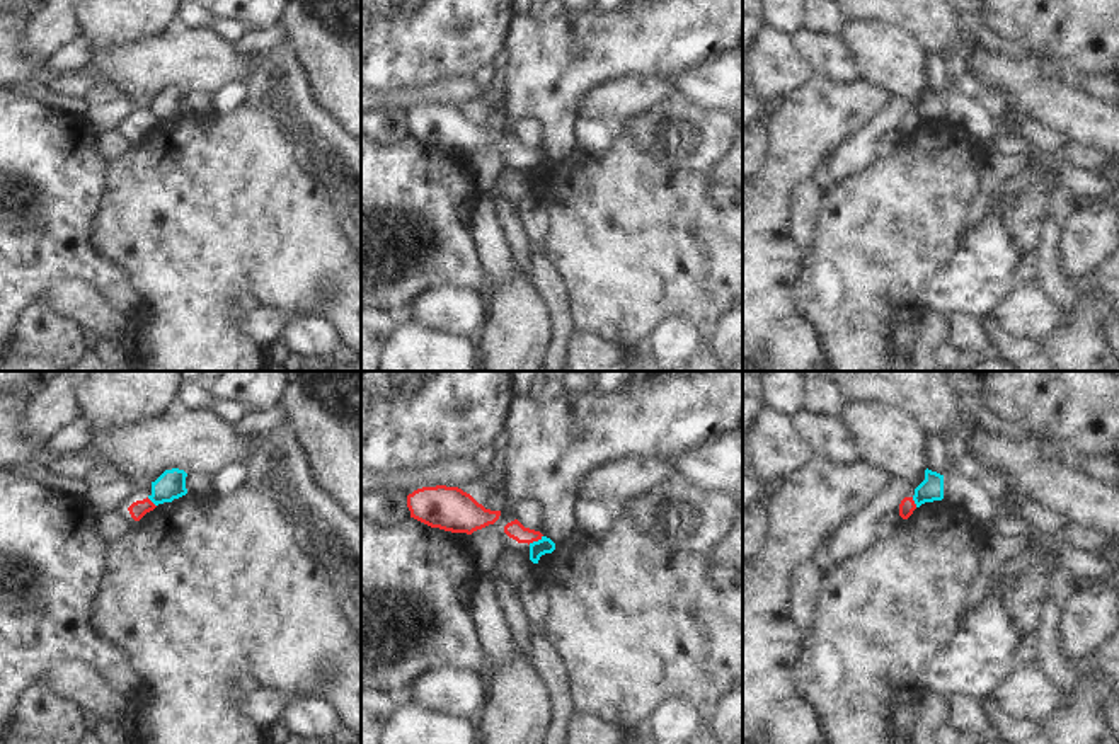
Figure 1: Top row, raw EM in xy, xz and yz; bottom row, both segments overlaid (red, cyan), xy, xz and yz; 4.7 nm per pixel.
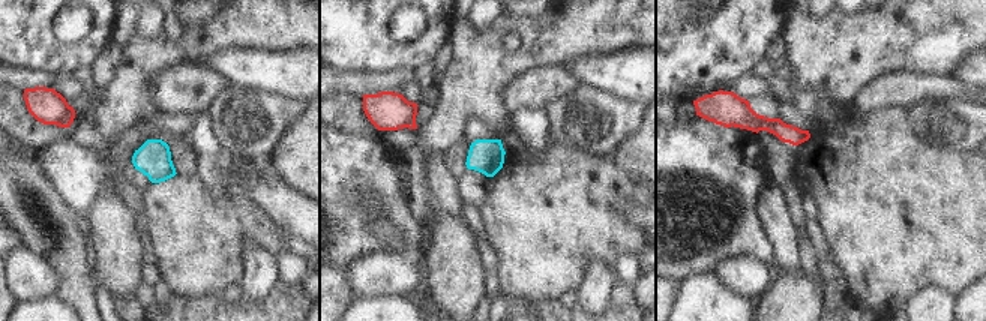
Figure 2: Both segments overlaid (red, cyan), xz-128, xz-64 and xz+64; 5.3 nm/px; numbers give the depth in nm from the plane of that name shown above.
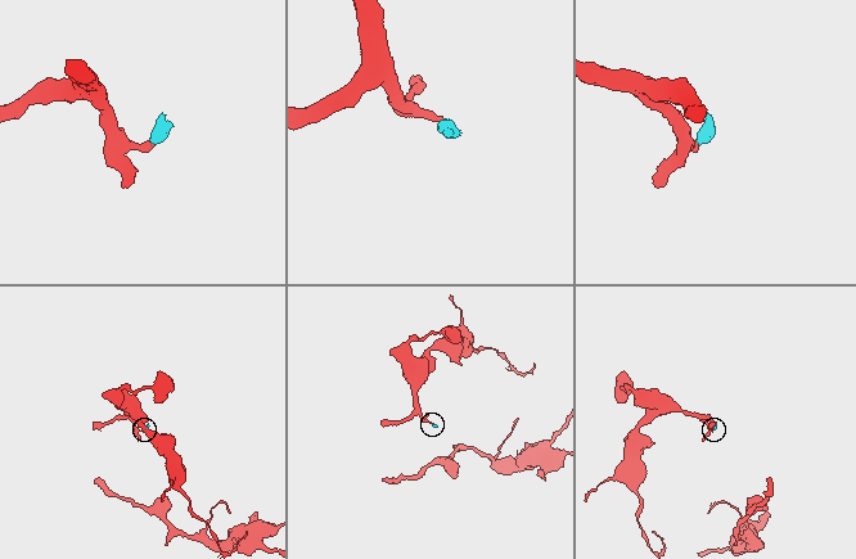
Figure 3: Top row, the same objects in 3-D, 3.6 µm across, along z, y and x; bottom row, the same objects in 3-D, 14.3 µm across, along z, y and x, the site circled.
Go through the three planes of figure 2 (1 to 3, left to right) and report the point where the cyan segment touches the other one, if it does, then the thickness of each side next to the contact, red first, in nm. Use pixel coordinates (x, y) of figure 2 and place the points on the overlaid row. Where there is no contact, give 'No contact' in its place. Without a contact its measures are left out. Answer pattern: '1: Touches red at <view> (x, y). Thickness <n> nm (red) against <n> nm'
1: No contact
2: No contact
3: No contact.

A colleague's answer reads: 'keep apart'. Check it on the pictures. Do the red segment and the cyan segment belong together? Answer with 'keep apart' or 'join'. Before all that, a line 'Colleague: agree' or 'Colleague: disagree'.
Colleague: agree
keep apart

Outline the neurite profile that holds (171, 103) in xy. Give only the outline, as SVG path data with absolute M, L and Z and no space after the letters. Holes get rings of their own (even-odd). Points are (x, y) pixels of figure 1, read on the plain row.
M165 89L155 100L152 100L152 112L148 117L158 124L186 114L186 95L187 92L184 89Z

